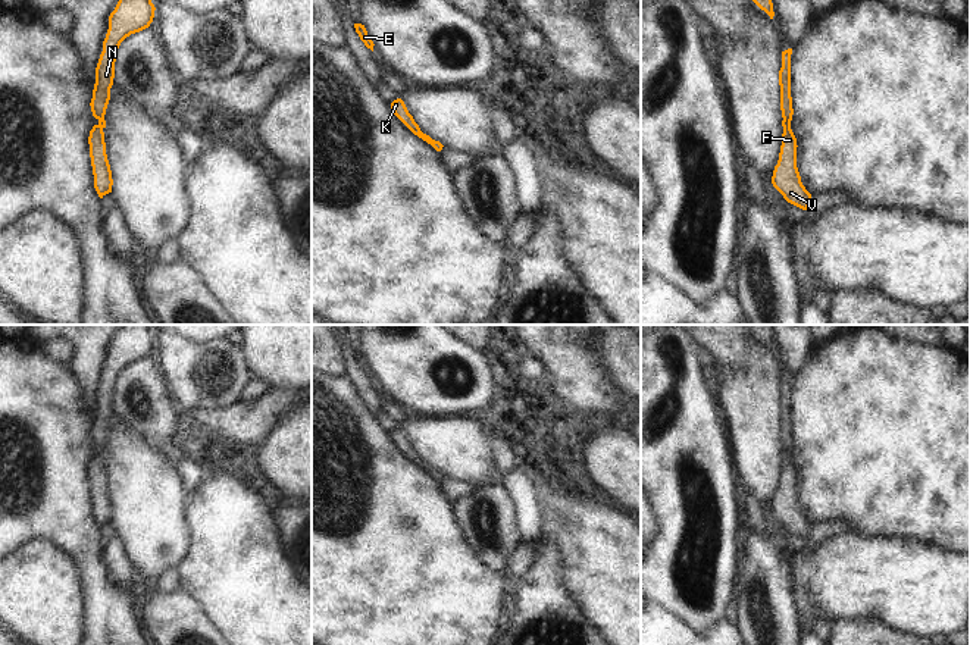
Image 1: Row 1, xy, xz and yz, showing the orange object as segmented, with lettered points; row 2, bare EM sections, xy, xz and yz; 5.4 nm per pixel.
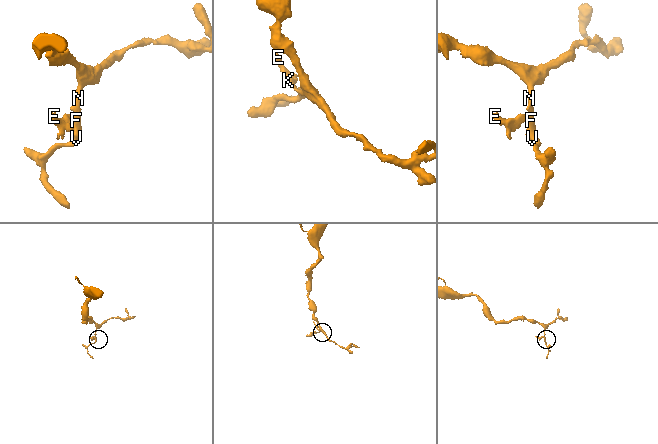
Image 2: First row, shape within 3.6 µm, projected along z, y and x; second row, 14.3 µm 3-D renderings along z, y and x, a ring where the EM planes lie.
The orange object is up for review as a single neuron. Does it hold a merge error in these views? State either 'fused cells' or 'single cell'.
single cell

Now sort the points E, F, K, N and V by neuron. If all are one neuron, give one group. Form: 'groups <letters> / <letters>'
groups E F K N V

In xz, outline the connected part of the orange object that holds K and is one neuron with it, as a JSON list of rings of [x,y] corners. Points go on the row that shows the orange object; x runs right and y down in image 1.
[[[397,98],[391,103],[391,109],[394,115],[419,138],[431,144],[436,151],[442,150],[442,144],[439,141],[432,140],[429,135],[423,134],[419,125],[414,122],[413,116],[409,113],[404,101]]]

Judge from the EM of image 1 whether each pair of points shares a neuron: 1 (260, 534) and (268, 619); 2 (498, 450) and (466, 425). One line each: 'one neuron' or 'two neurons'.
1: one neuron
2: two neurons

